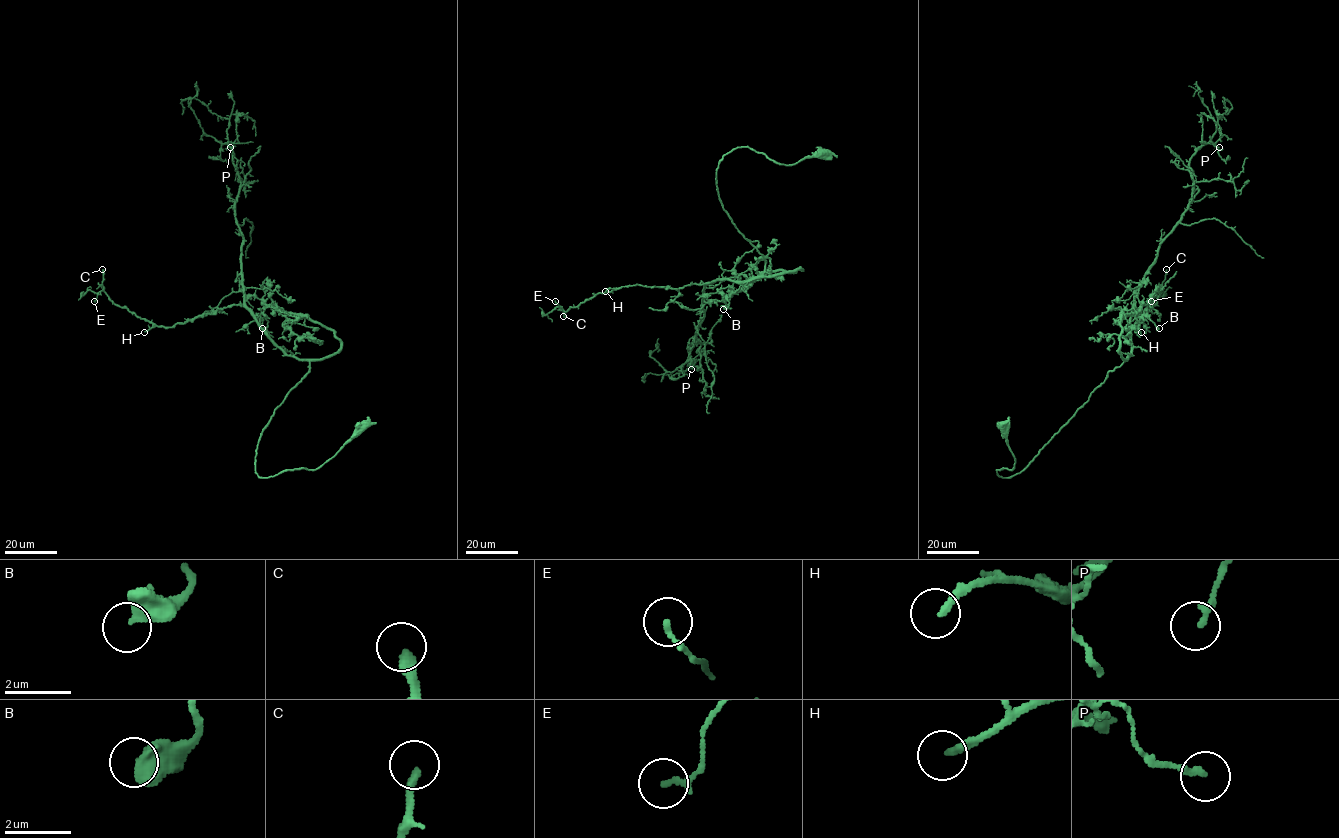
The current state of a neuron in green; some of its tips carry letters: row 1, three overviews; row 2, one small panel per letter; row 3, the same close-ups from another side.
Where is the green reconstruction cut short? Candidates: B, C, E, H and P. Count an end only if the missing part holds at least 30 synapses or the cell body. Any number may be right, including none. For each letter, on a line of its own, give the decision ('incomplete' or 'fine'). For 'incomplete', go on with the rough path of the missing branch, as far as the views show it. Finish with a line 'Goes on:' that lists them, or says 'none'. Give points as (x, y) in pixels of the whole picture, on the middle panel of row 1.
B: fine
C: incomplete; missing branch runs (563, 316), (561, 328), (569, 350), (559, 374), (560, 393)
E: fine
H: incomplete; missing branch runs (605, 291), (586, 294), (527, 286), (505, 292), (493, 286), (491, 296)
P: fine
Goes on: C, H

